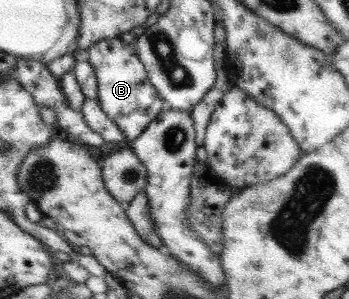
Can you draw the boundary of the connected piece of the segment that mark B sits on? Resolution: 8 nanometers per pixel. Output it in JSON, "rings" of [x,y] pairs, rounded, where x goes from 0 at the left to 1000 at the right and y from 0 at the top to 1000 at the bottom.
{"rings":[[[298,127],[255,154],[249,177],[278,251],[281,338],[292,371],[352,438],[370,475],[384,472],[421,418],[467,368],[467,331],[424,268],[390,154],[335,127]]]}

